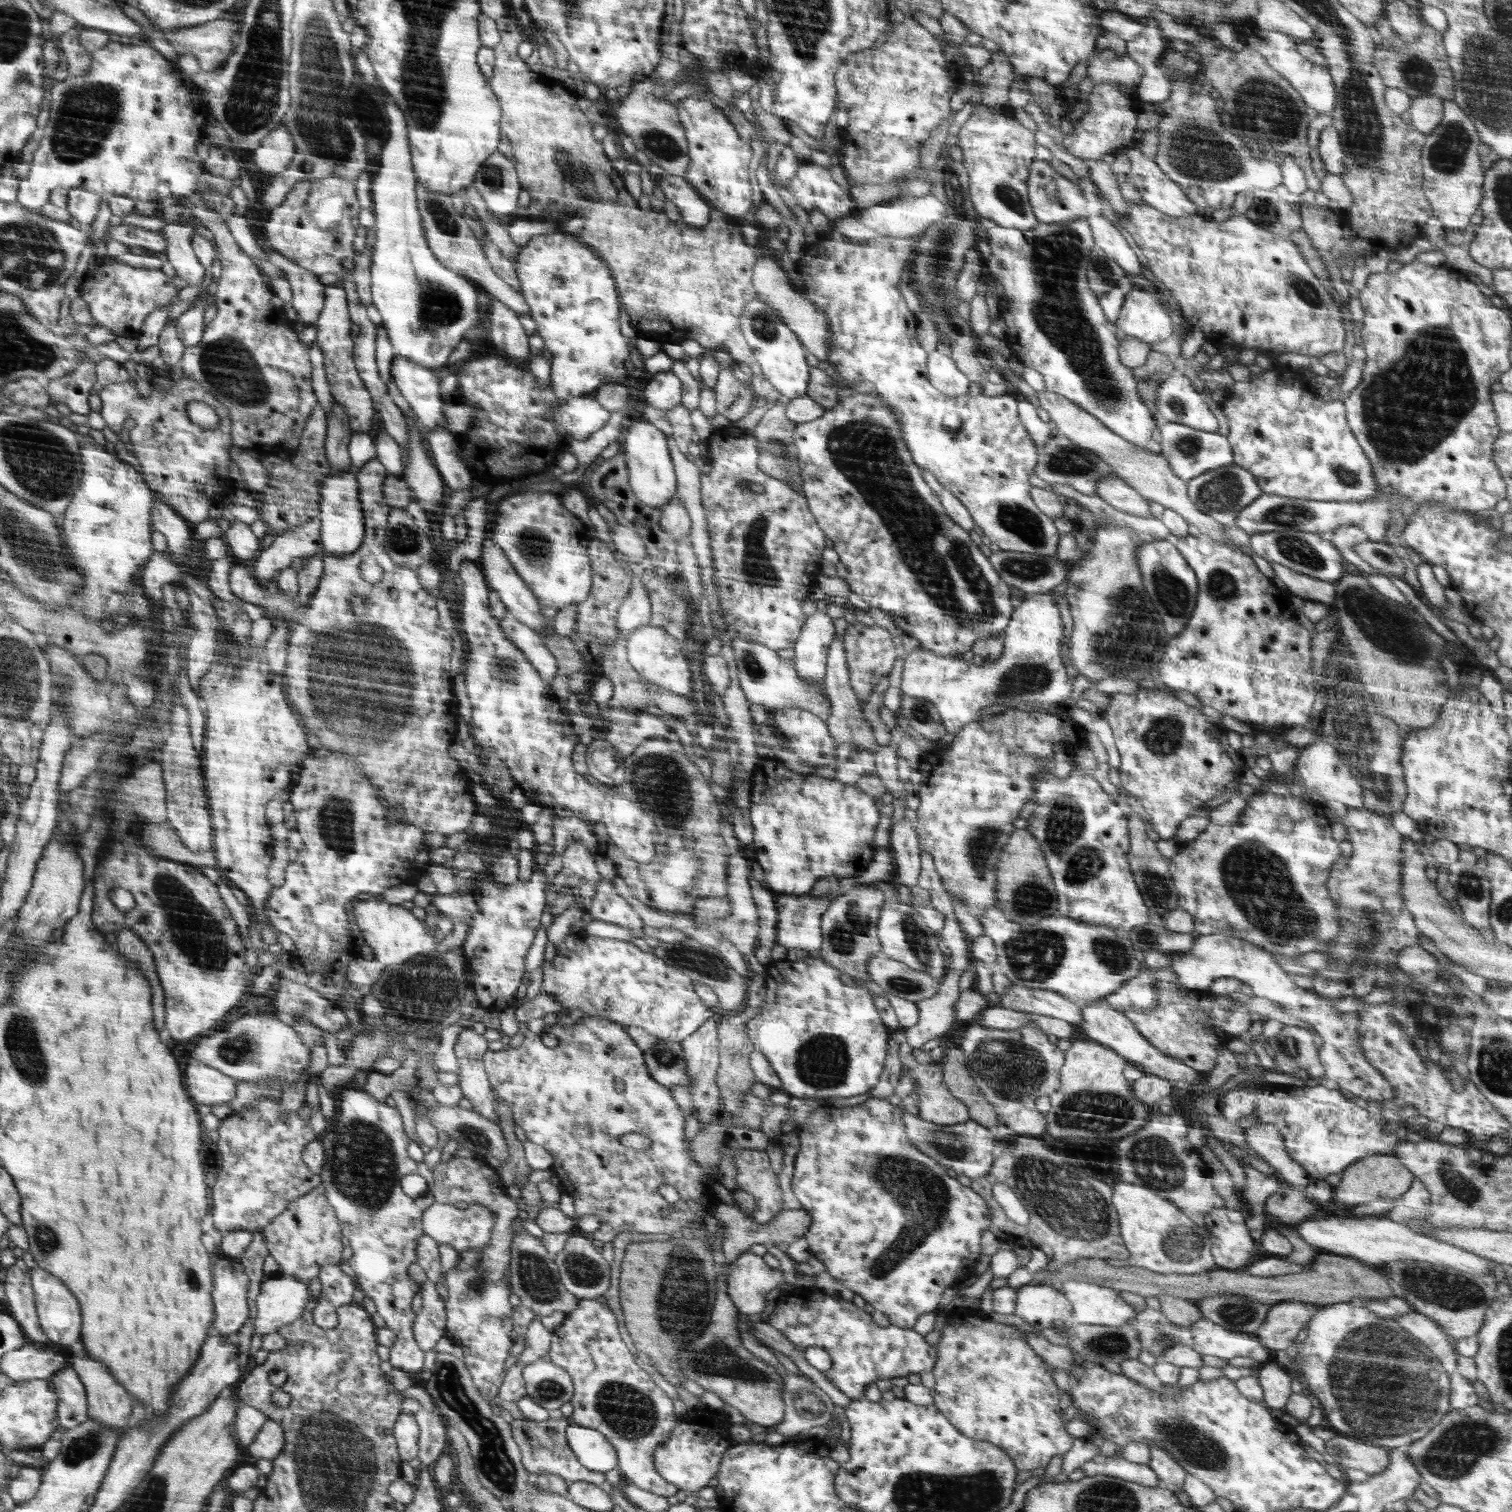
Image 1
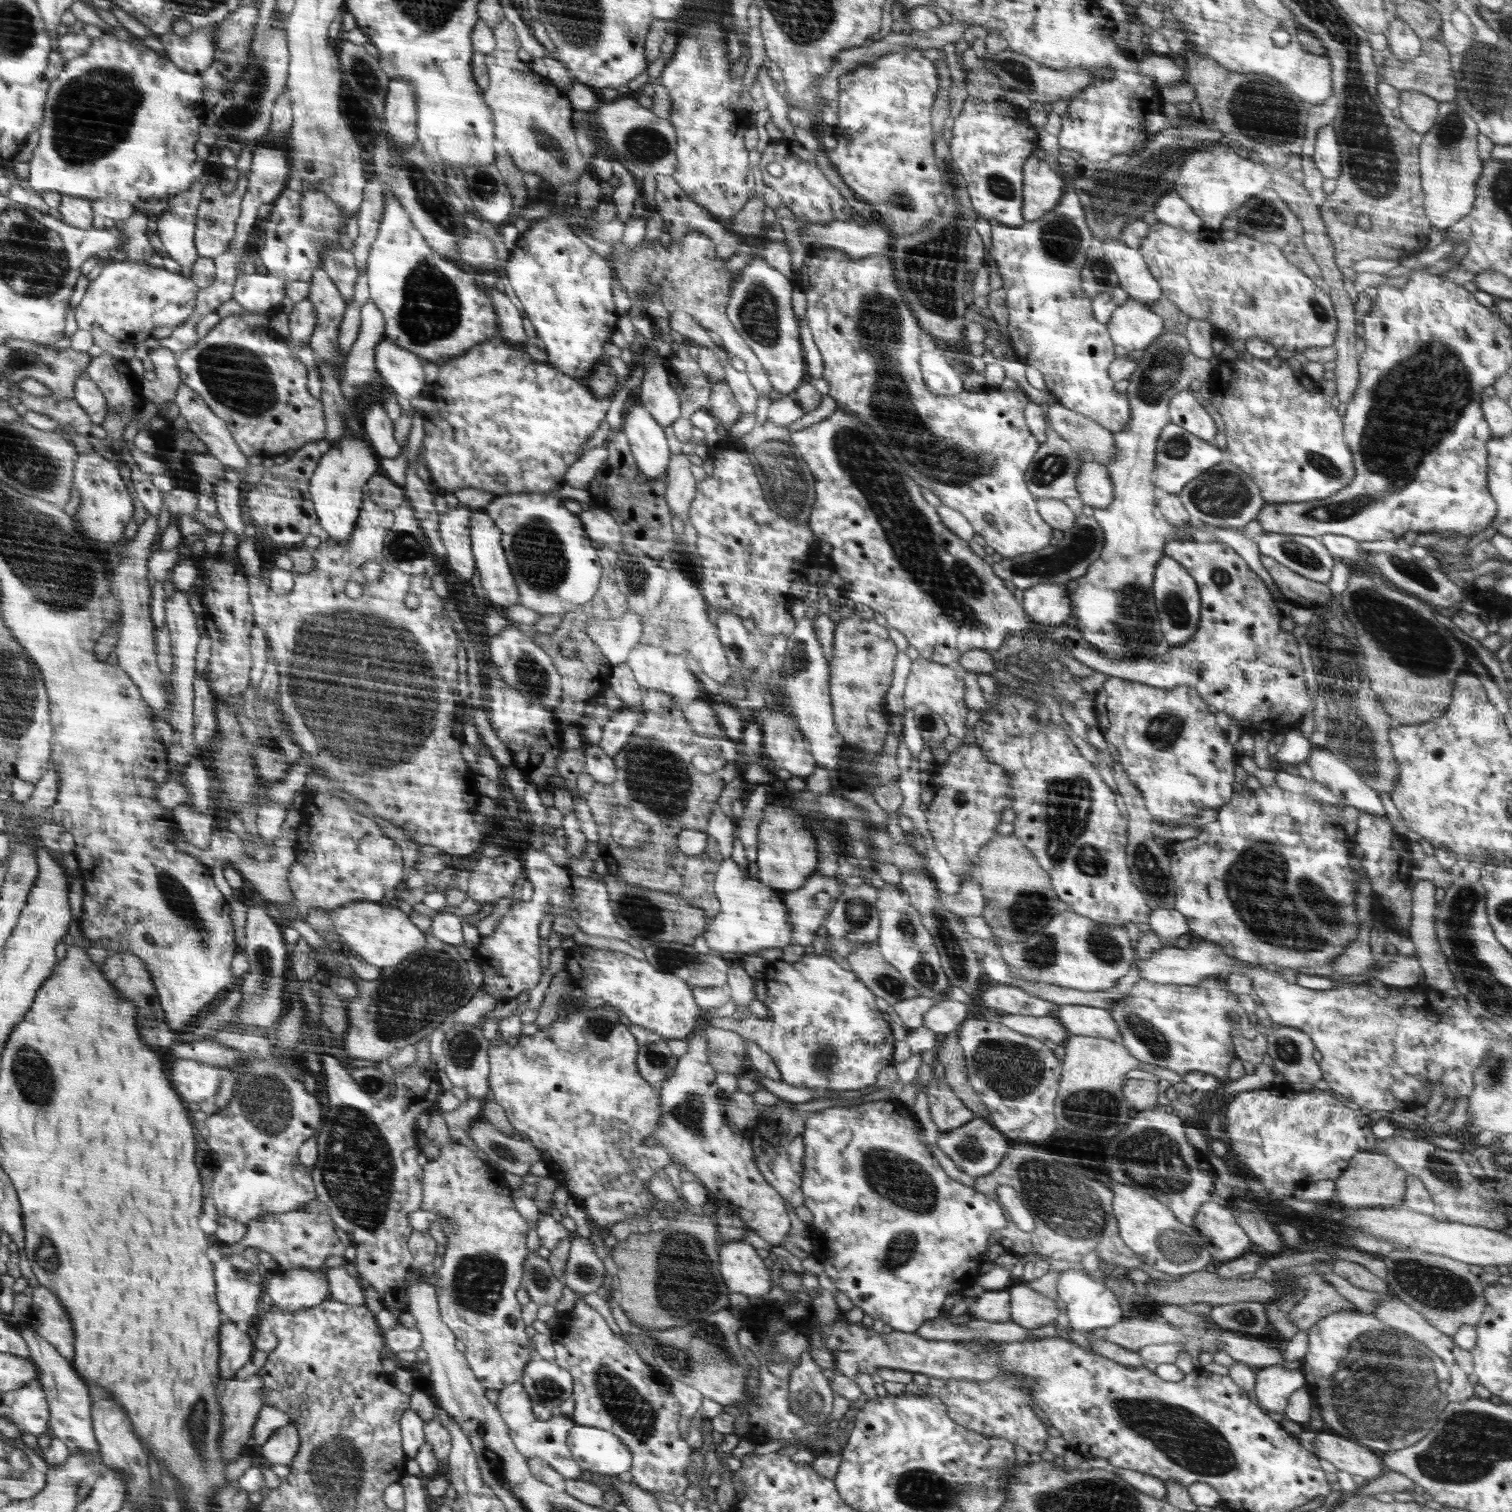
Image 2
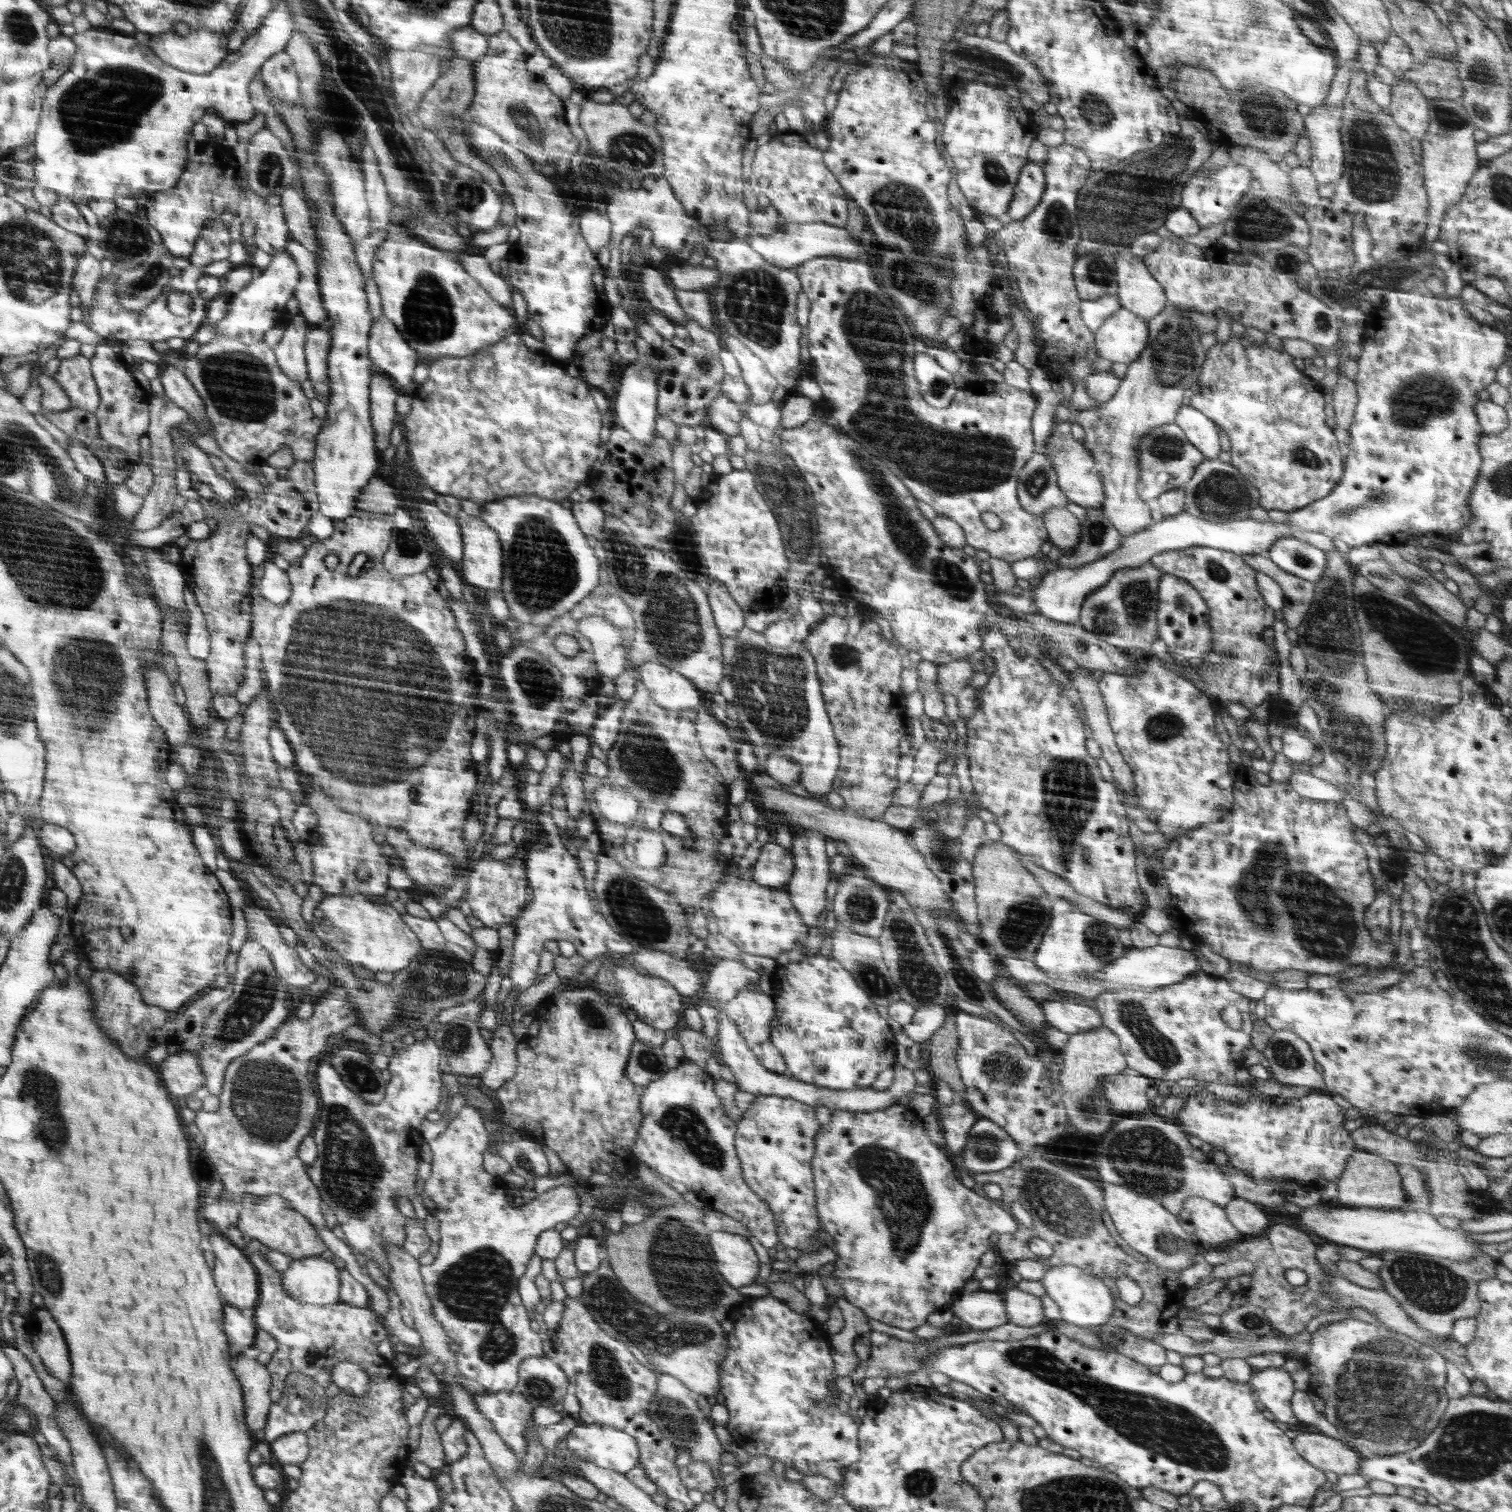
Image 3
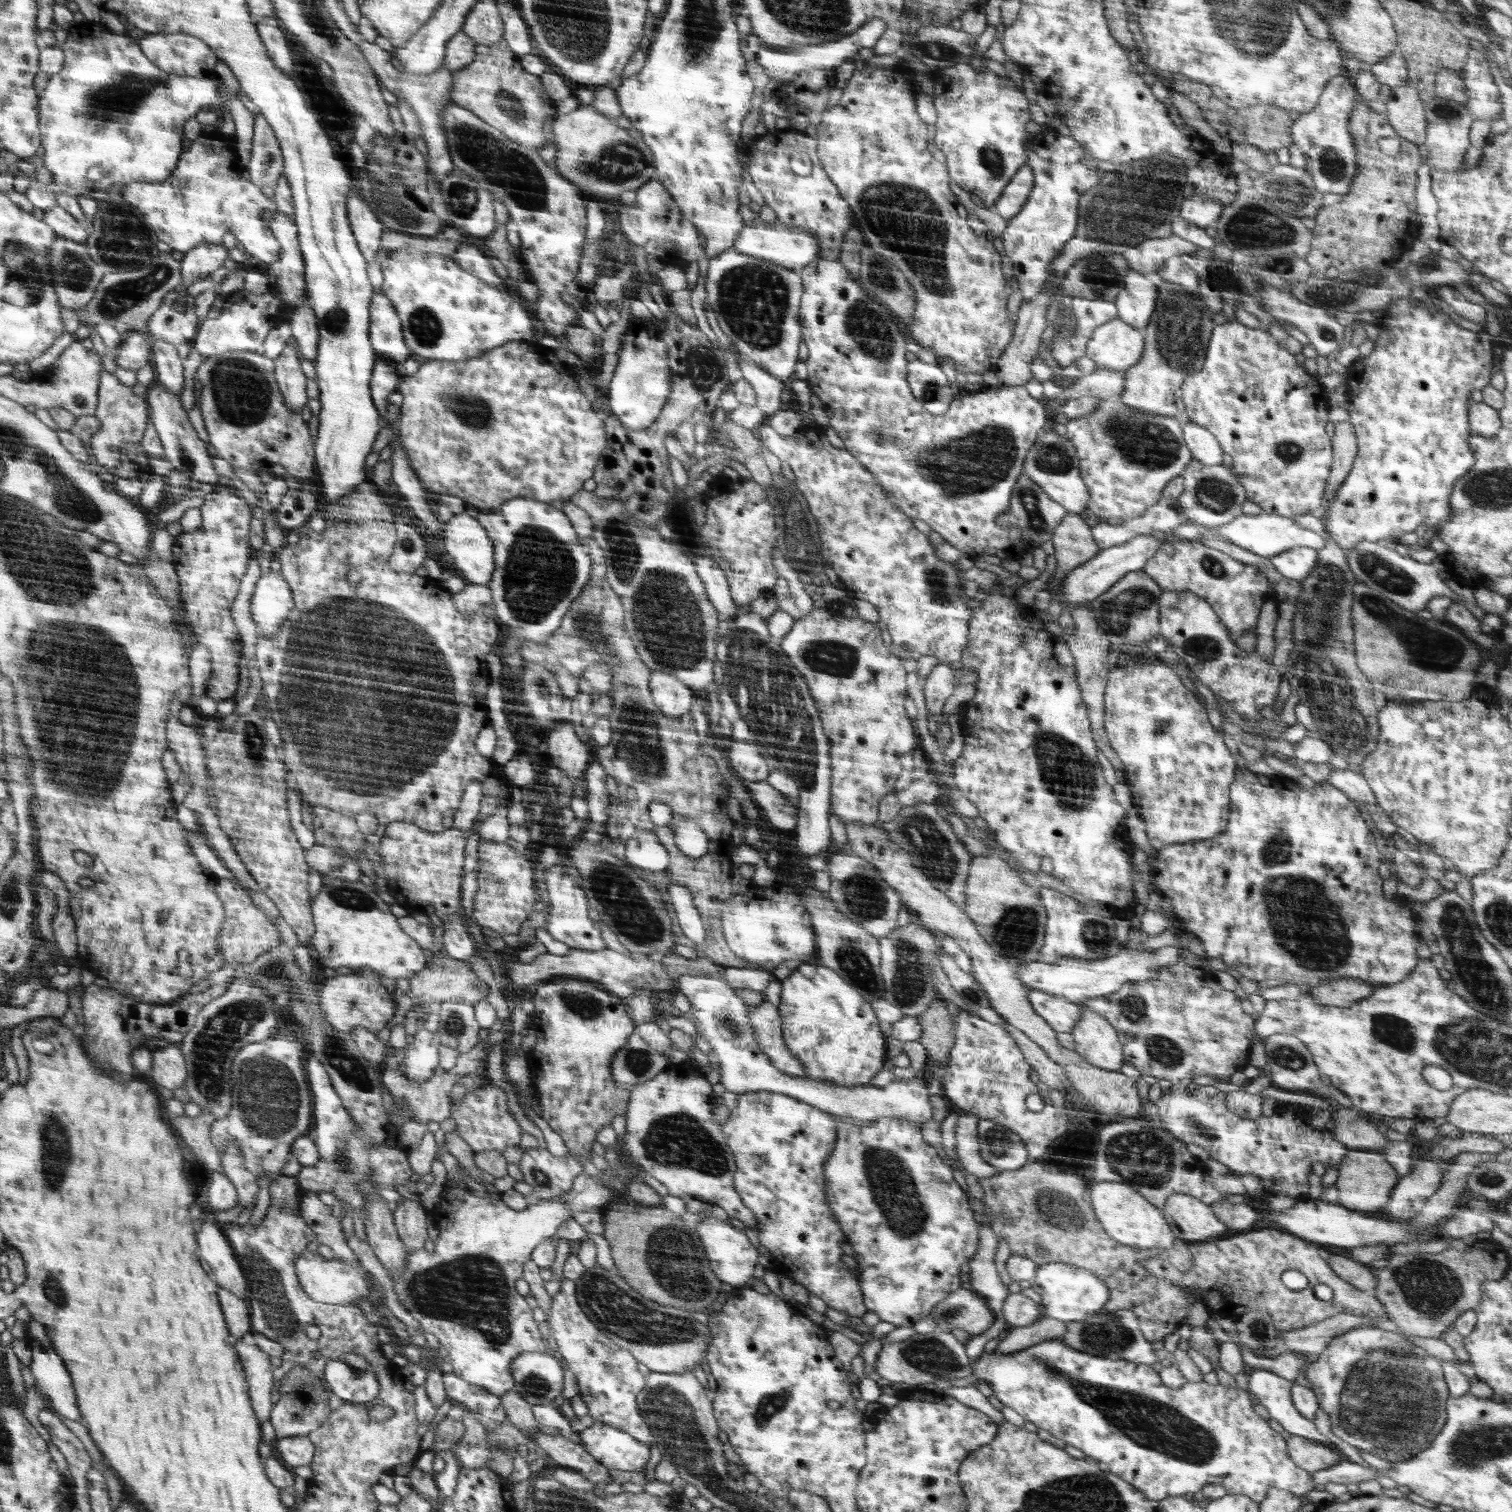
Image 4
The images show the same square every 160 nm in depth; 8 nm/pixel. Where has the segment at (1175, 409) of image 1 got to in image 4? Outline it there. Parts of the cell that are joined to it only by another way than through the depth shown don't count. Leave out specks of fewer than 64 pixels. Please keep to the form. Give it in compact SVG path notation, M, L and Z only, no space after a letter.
M1182 420L1182 431L1194 460L1208 466L1222 464L1222 448L1210 431L1191 420Z

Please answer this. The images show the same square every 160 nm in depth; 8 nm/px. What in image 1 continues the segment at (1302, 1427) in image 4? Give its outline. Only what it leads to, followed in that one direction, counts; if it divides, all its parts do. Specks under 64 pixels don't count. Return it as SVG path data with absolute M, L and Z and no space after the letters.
M1274 1363L1262 1366L1257 1377L1264 1392L1262 1405L1270 1409L1285 1409L1290 1396L1293 1394L1290 1387L1292 1376Z

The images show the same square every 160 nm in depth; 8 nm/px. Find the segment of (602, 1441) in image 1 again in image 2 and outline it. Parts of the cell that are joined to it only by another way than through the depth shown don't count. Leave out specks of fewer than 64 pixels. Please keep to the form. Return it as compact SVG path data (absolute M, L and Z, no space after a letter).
M575 1424L567 1443L574 1461L584 1471L617 1477L631 1470L634 1455L612 1431Z

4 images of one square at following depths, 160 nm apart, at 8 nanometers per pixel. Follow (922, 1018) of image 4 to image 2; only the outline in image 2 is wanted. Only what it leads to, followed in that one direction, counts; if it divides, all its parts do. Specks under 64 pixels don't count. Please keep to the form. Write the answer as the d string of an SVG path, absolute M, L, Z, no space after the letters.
M959 1031L945 1034L943 1044L937 1049L936 1063L942 1063L947 1085L955 1095L978 1117L988 1119L989 1112L979 1094L970 1086L965 1067L965 1054L959 1043Z

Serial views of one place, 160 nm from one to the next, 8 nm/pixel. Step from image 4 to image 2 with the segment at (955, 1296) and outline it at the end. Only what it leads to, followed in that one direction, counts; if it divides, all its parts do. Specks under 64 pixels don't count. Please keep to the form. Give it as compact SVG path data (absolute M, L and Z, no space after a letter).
M1007 1288L985 1291L970 1305L974 1319L989 1320L990 1322L1008 1322L1011 1320L1010 1295Z

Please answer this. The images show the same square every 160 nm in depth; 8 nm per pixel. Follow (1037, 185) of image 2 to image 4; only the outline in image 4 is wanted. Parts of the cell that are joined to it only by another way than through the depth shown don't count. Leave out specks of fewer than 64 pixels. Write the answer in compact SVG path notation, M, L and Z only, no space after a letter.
M1022 166L1004 187L1003 193L992 206L992 210L1000 214L1006 221L1009 221L1025 205L1033 186L1034 172L1030 167Z

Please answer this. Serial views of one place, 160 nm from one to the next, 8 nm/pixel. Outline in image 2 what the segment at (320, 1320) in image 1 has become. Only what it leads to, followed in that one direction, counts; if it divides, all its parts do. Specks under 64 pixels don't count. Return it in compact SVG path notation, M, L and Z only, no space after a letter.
M332 1267L328 1269L326 1276L330 1282L332 1299L352 1306L365 1304L360 1284L346 1272L346 1268Z

